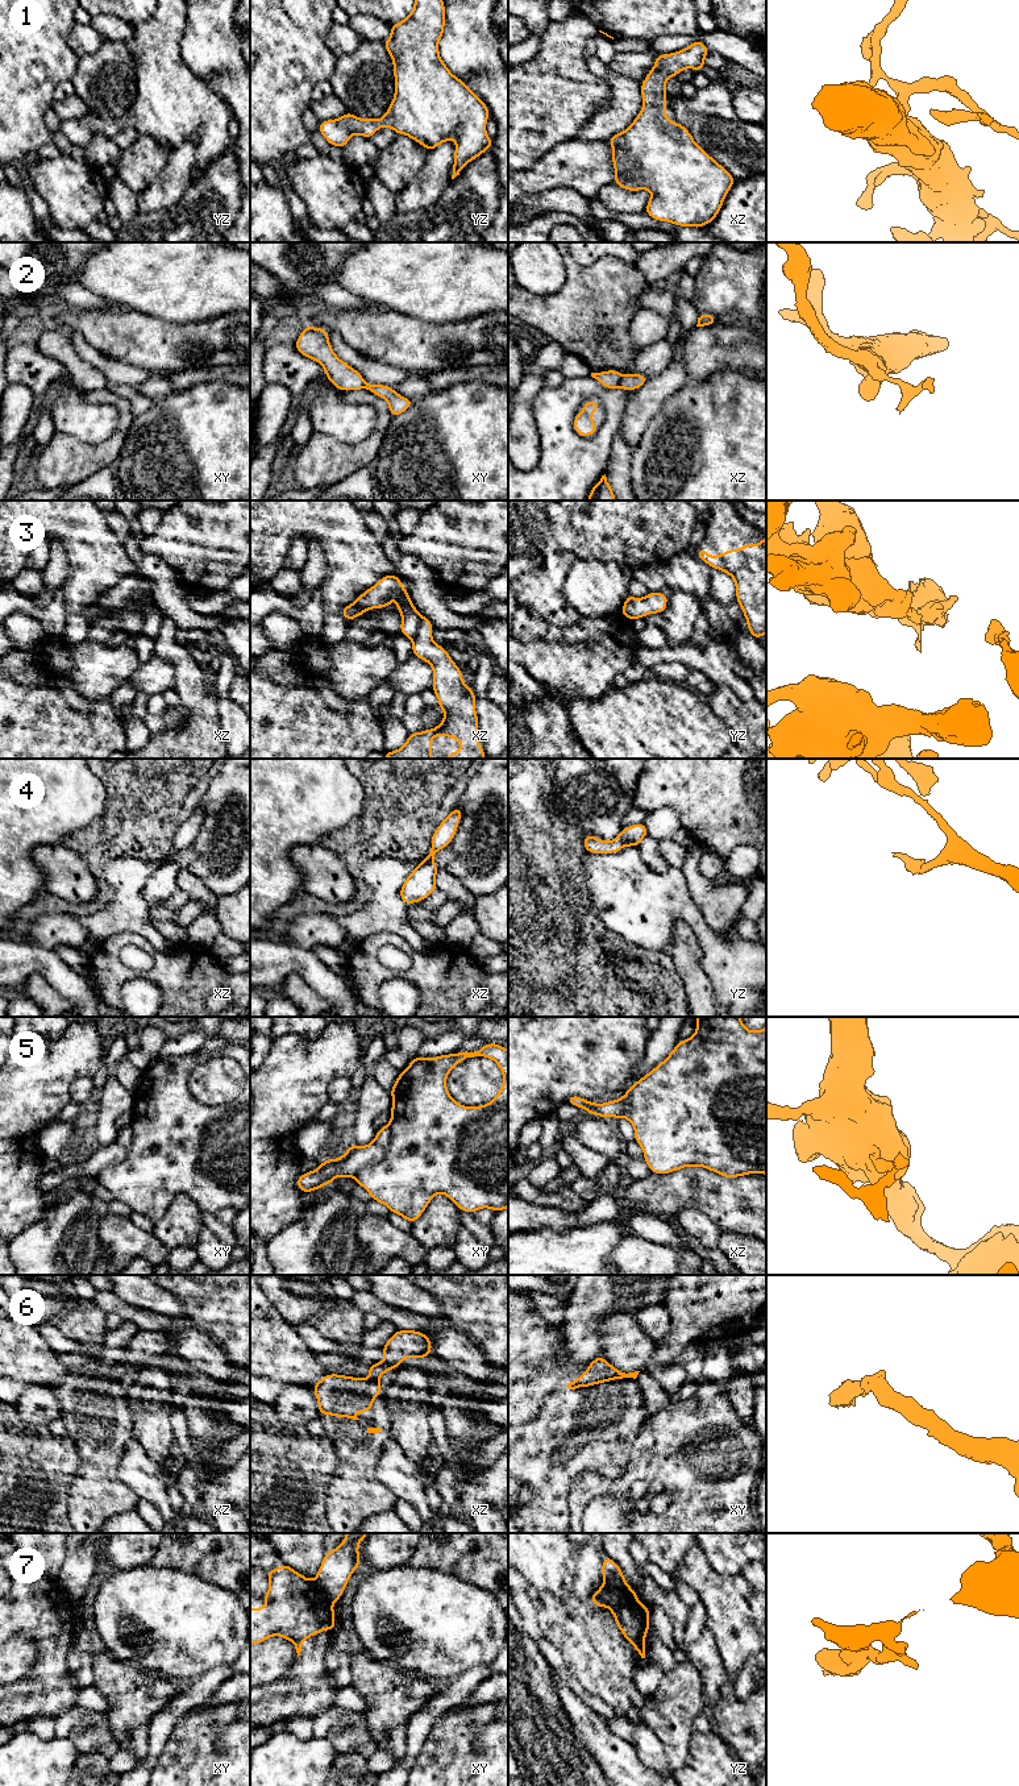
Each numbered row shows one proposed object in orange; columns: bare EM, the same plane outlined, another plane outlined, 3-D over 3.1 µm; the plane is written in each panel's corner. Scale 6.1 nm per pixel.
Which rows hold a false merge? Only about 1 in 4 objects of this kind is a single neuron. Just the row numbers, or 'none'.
2, 3, 5, 6, 7

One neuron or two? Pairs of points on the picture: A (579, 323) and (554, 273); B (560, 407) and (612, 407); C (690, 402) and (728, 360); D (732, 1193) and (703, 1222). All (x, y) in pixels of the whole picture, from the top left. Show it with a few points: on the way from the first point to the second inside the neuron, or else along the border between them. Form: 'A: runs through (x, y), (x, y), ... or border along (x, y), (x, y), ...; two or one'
A: border along (562, 256), (564, 286), (550, 294), (532, 294); two
B: runs through (573, 394), (575, 391), (598, 391), (600, 394); one
C: border along (748, 373), (719, 370), (703, 381), (690, 382); two
D: border along (677, 1212), (685, 1208), (697, 1208), (722, 1229); two

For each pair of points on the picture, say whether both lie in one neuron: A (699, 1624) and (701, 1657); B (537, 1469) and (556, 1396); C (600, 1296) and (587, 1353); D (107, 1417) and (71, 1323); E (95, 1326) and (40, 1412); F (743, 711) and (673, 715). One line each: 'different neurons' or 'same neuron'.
A: different neurons
B: same neuron
C: same neuron
D: same neuron
E: different neurons
F: different neurons

